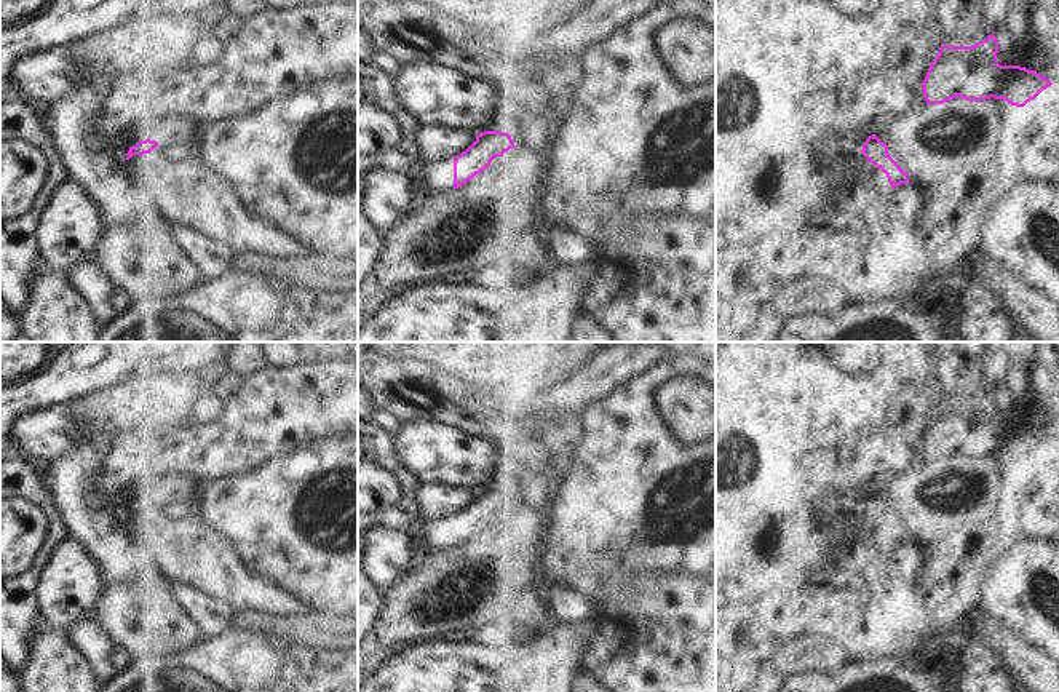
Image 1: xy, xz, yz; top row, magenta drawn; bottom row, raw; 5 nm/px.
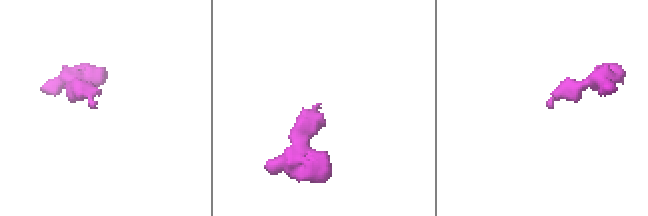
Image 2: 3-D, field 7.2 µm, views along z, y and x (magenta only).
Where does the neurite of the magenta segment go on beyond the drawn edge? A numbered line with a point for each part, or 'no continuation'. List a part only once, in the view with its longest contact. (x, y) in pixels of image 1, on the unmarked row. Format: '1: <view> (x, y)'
1: xz (438, 534)
2: yz (866, 540)

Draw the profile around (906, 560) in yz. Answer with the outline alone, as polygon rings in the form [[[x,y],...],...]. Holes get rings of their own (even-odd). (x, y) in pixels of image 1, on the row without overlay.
[[[901,542],[893,547],[891,567],[891,593],[906,590],[914,577],[918,574],[920,564],[923,563],[922,548],[915,542]]]

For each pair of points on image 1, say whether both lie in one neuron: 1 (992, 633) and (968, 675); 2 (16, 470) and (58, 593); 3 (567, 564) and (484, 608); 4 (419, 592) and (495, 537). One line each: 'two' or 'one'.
1: two
2: two
3: two
4: one

